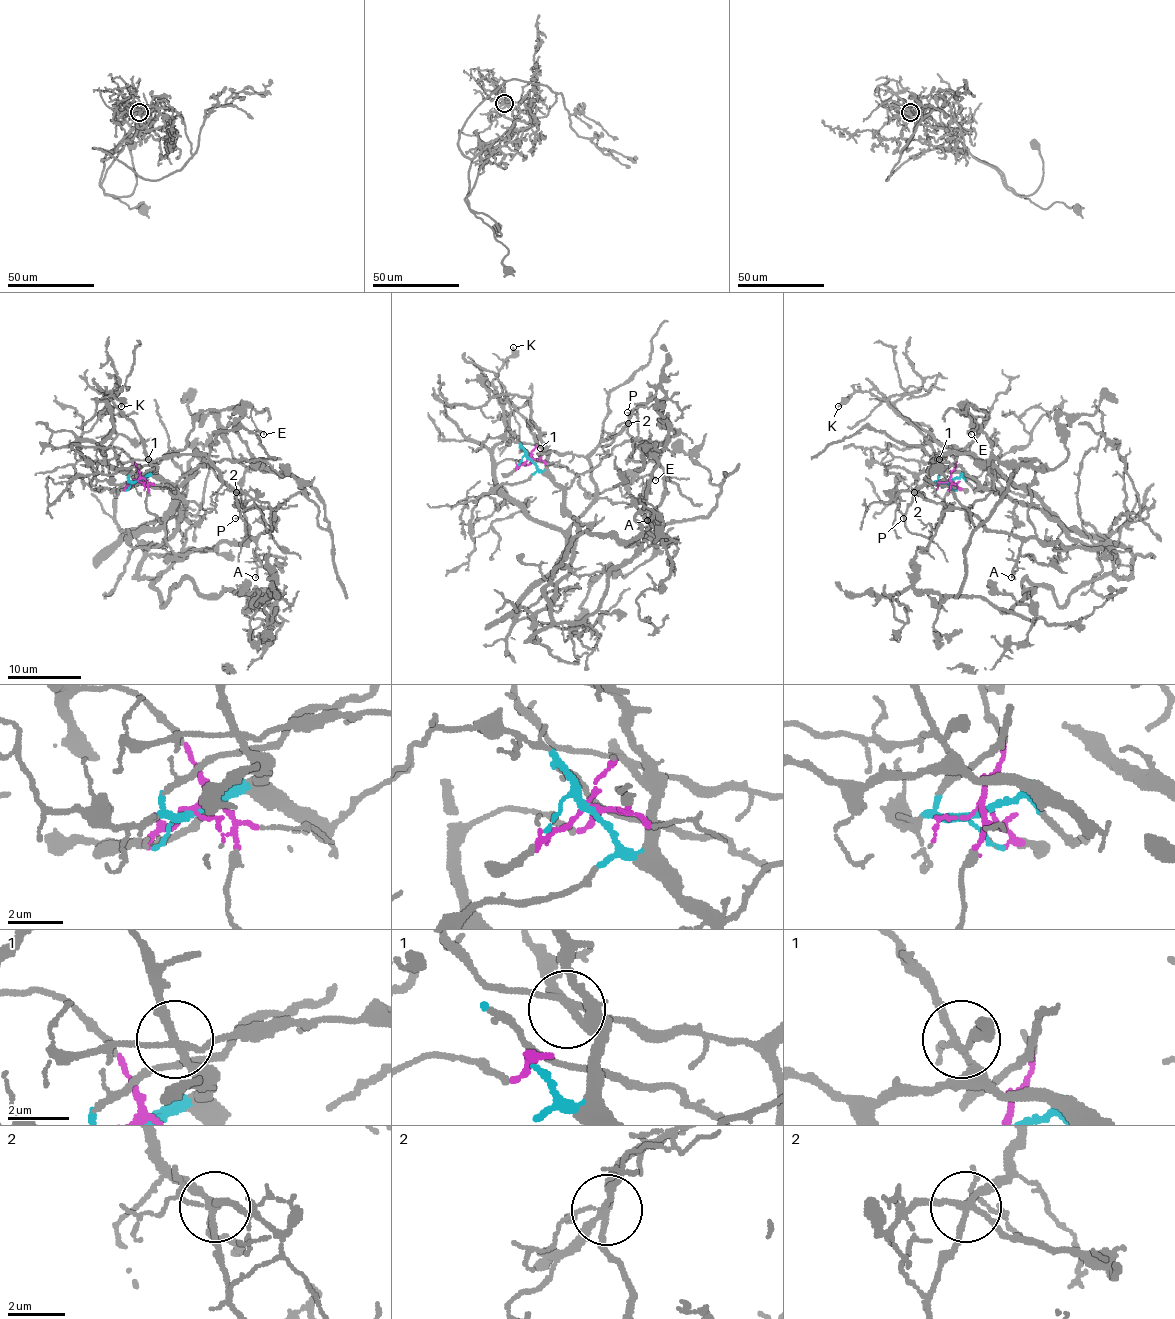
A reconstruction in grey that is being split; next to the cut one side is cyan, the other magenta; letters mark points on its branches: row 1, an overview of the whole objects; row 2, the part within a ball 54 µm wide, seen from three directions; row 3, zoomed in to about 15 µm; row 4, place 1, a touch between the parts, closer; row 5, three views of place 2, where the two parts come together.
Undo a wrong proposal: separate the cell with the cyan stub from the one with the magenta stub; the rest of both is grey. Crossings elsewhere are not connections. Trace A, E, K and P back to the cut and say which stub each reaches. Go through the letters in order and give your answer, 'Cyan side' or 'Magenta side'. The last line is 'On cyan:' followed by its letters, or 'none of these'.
A: Cyan side
E: Cyan side
K: Cyan side
P: Cyan side
On cyan: A, E, K, P

